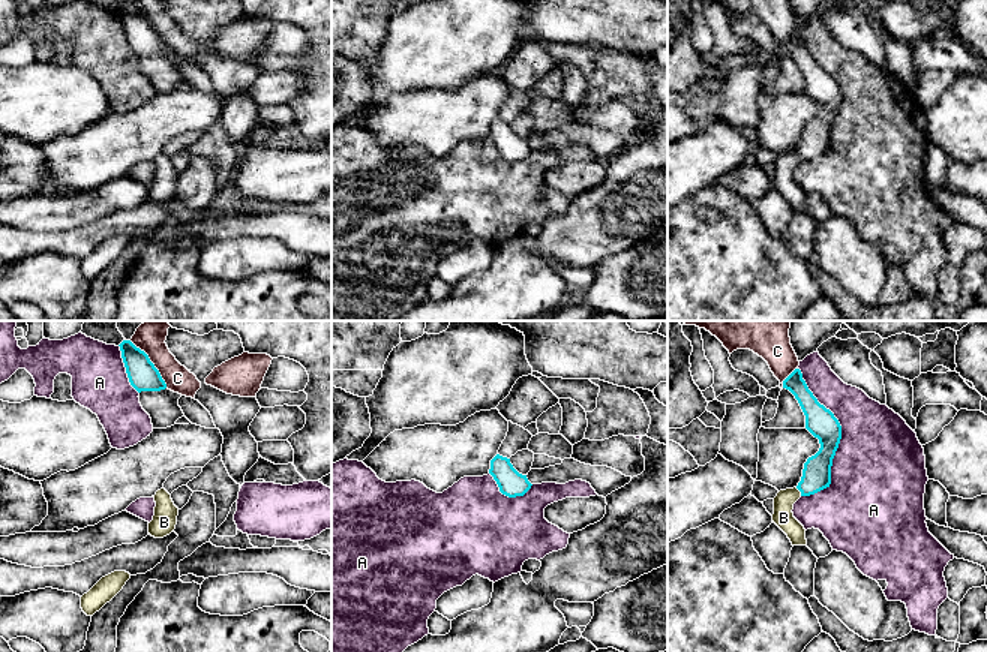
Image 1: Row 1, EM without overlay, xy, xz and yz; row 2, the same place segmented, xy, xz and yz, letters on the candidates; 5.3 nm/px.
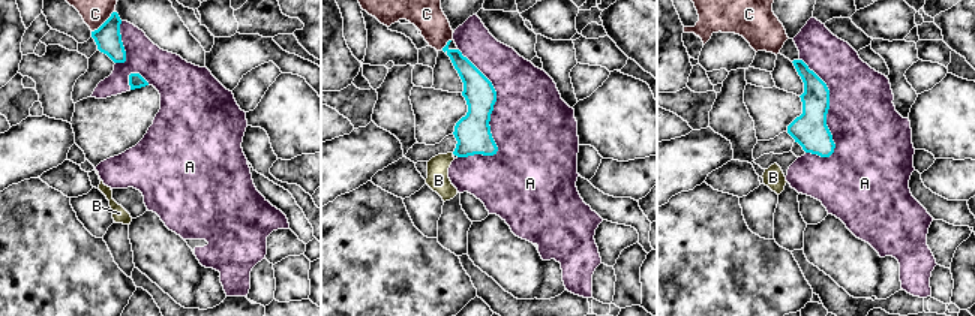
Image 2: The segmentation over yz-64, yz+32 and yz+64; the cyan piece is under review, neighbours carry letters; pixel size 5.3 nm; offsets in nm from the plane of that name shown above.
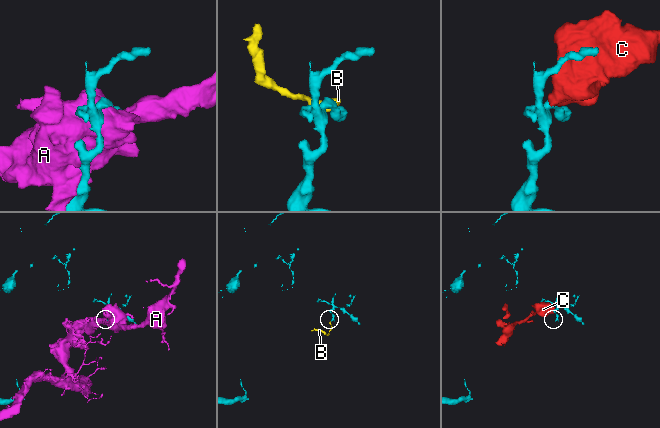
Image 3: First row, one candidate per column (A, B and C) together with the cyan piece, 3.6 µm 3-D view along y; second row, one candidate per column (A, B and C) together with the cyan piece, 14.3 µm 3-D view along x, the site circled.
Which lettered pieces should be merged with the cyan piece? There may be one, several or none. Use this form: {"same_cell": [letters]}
{"same_cell": ["B"]}

